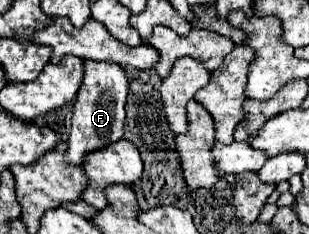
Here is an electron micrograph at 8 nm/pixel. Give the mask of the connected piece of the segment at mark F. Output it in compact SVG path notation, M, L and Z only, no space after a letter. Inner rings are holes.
M86 61L84 81L76 97L74 115L72 115L72 131L68 137L68 151L66 151L68 165L82 167L84 157L88 153L104 149L122 139L124 121L126 121L126 113L124 113L126 93L128 93L128 79L120 65Z

